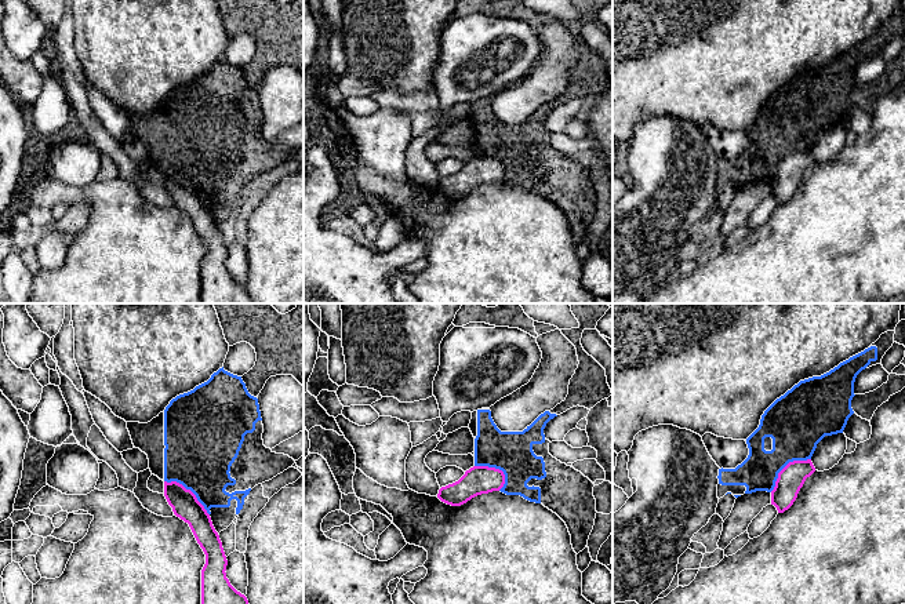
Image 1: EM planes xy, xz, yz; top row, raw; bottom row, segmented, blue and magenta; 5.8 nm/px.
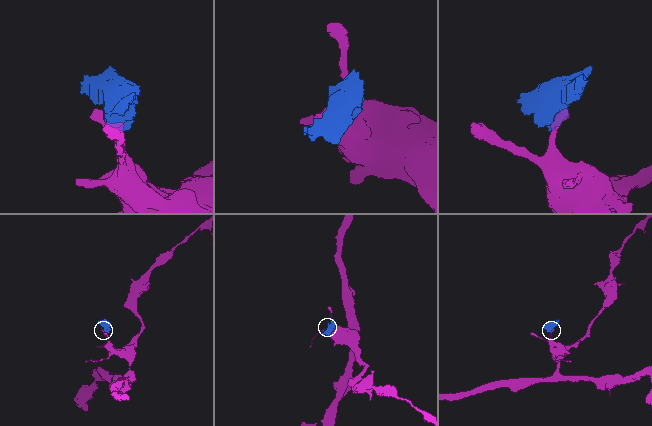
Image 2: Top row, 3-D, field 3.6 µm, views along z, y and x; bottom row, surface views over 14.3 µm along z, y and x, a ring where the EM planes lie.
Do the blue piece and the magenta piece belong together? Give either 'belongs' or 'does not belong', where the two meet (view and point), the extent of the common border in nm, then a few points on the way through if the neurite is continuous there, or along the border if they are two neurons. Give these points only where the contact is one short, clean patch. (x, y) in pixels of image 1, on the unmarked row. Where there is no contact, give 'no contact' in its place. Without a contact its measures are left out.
does not belong | yz (785, 156) | 300 nm | along yz (810, 149), (791, 152), (778, 164), (776, 177), (770, 182)

